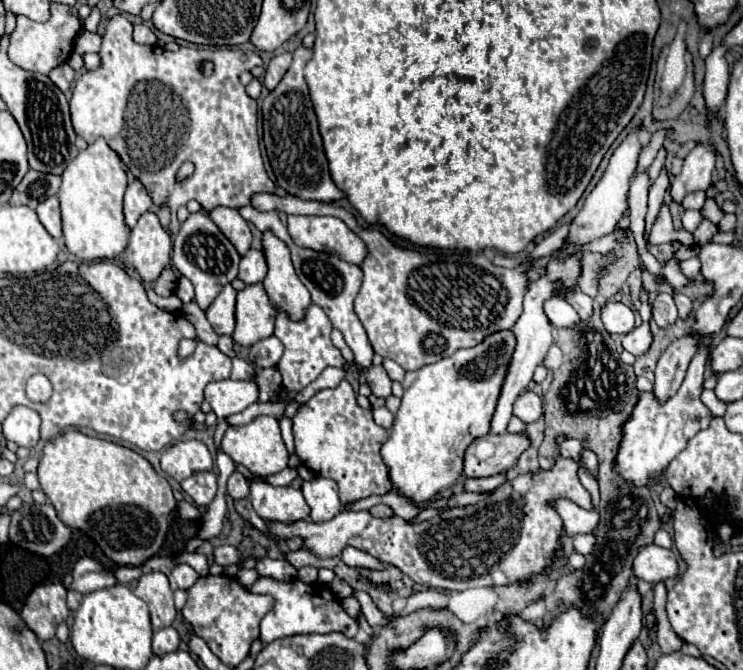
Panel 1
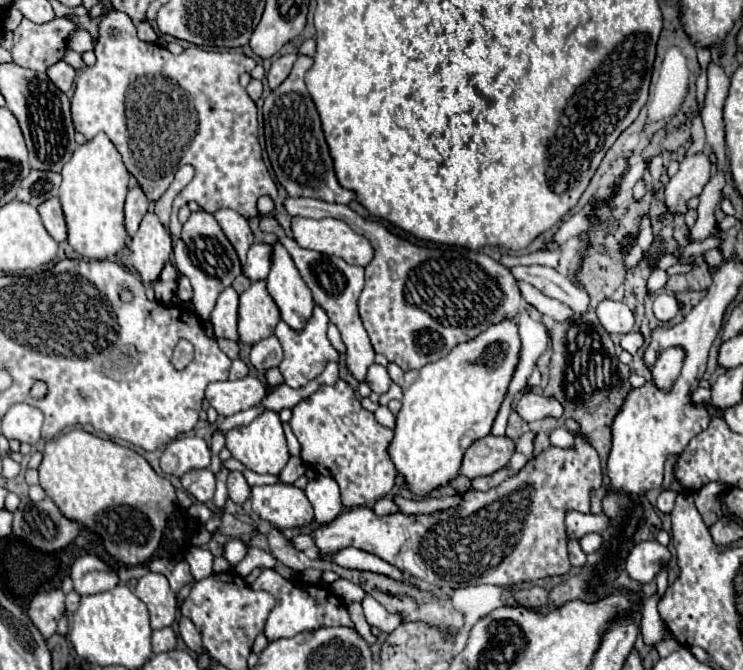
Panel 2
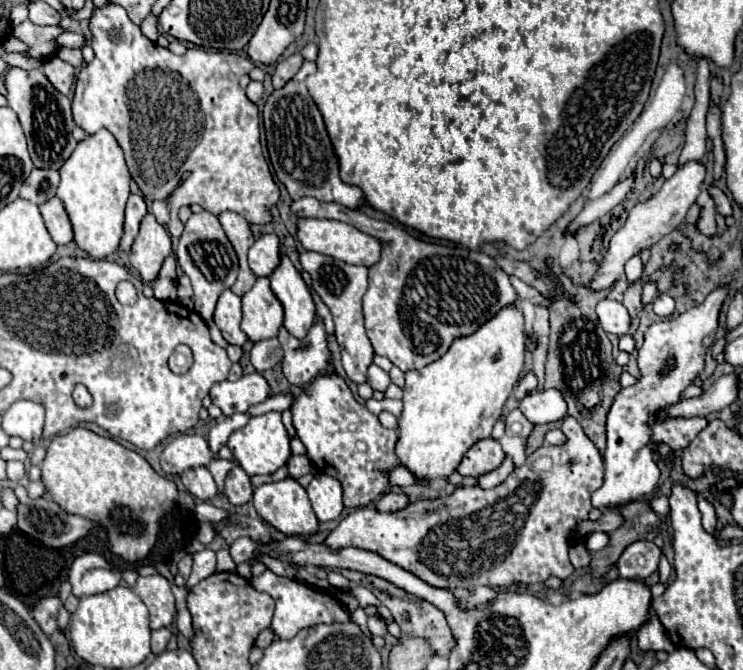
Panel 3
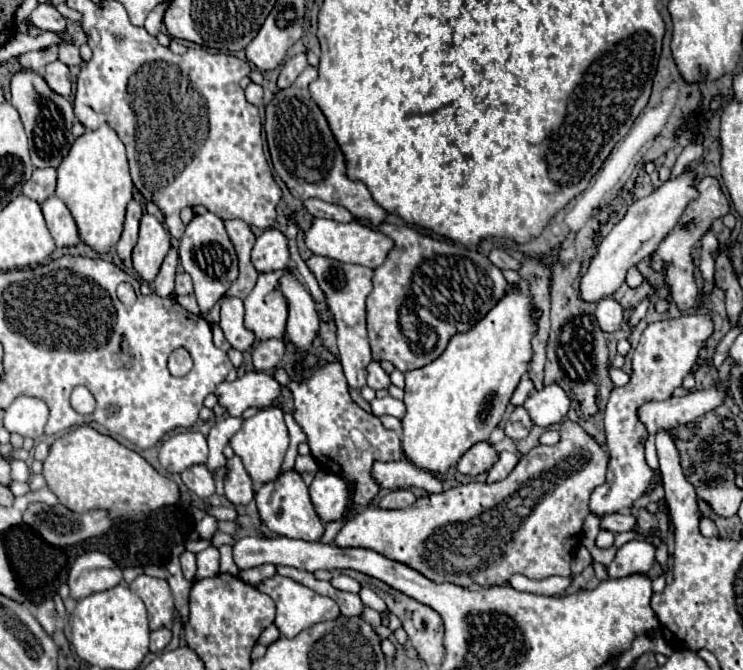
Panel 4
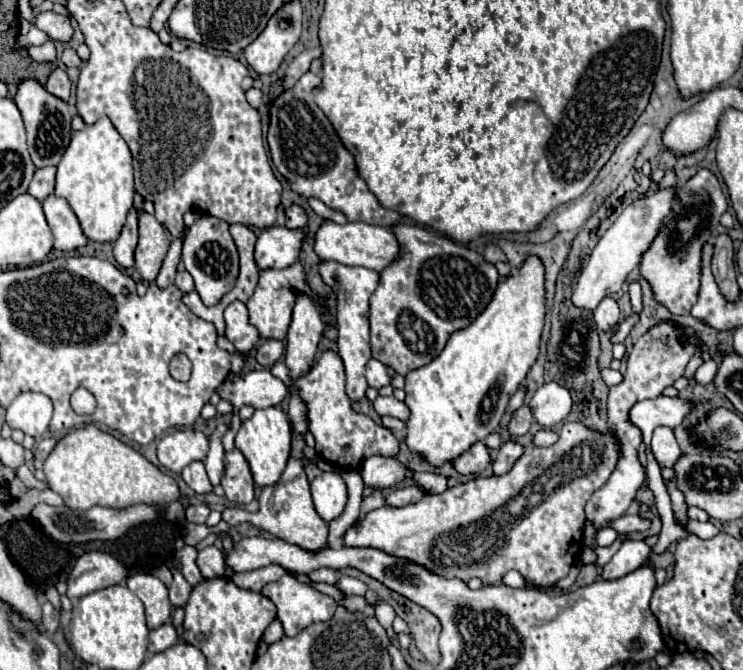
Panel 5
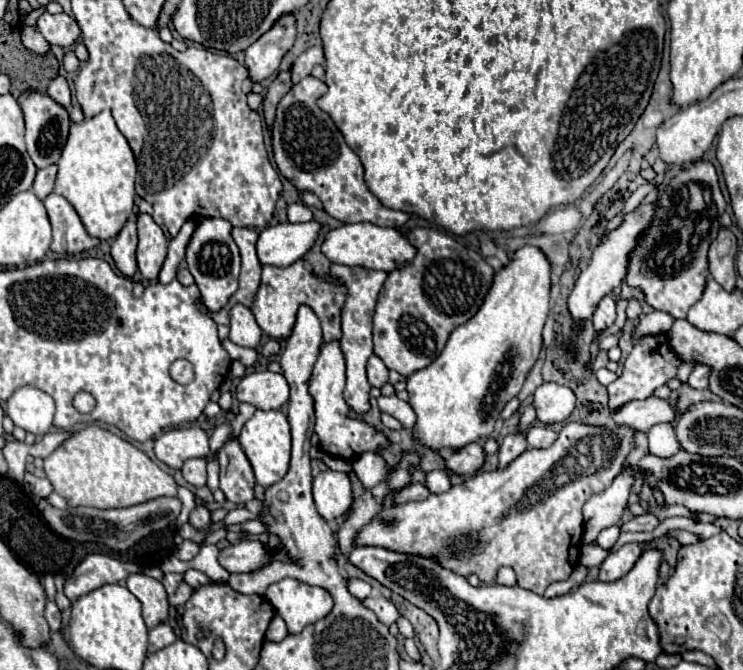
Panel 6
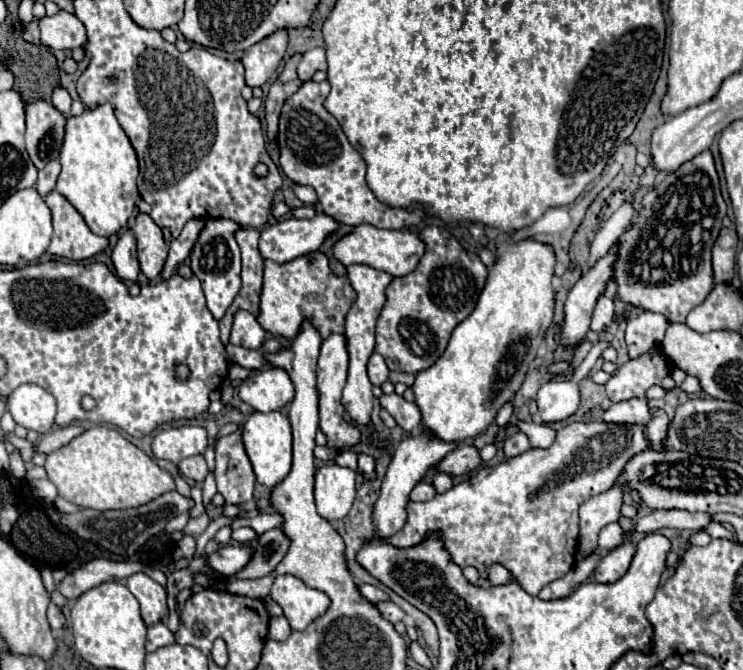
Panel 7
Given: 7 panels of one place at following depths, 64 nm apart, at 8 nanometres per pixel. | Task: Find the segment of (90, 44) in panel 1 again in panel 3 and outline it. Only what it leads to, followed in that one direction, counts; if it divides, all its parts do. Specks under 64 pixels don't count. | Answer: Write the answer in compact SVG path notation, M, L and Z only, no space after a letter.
M64 32L60 38L58 38L58 46L68 46L68 48L82 48L86 44L84 36L76 34L76 32Z

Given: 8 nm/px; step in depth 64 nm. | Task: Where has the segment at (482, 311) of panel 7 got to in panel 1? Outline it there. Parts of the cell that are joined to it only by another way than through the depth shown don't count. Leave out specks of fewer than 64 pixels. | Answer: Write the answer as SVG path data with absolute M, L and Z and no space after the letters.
M502 330L502 334L492 334L480 346L474 346L470 350L458 350L450 358L442 358L442 362L428 364L416 372L406 372L406 378L402 382L402 404L394 416L390 436L380 450L380 456L388 468L392 490L396 490L400 496L408 498L414 504L426 504L438 492L454 486L454 482L462 476L466 448L476 438L490 432L494 402L498 402L498 390L502 388L502 378L506 376L506 362L510 362L512 352L514 334L510 330Z

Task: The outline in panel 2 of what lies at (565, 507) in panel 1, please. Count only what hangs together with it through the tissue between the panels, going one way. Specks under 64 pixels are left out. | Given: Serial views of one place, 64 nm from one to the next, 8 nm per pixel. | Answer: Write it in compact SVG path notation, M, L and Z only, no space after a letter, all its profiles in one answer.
M576 510L566 512L566 534L570 540L578 540L590 532L602 532L606 528L604 514L582 514Z

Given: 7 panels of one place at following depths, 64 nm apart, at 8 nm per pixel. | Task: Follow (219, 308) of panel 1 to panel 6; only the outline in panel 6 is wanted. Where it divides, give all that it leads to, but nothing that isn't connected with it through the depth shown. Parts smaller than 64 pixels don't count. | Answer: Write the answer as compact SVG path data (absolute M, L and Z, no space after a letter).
M236 304L236 306L232 306L228 316L230 316L230 336L228 338L238 346L258 348L258 344L262 340L262 330L254 322L250 308Z

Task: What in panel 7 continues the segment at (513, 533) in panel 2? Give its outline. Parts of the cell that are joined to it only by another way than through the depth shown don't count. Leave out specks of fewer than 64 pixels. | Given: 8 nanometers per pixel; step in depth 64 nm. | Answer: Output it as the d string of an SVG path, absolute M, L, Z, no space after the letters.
M572 422L572 424L564 426L564 428L558 432L554 444L552 444L550 448L546 448L546 450L542 450L542 448L530 448L530 450L526 450L526 452L522 452L522 454L518 454L518 456L514 456L514 458L510 458L510 460L504 460L504 462L498 464L496 468L492 468L492 466L480 468L480 470L478 470L476 474L472 474L468 480L456 484L454 488L450 488L450 490L444 492L444 494L436 494L432 500L426 500L426 502L408 502L408 504L406 504L406 514L408 514L408 518L406 518L404 528L398 530L398 532L396 532L394 536L390 536L390 538L380 538L380 536L376 536L376 538L378 538L380 542L392 544L392 546L396 546L396 548L412 548L412 546L424 542L426 536L428 536L428 532L440 532L440 540L442 540L444 548L448 550L448 554L450 554L450 558L452 558L452 562L454 562L456 566L460 566L460 568L474 566L474 568L480 572L480 578L488 578L488 568L490 568L492 564L502 564L502 566L506 566L506 568L514 574L516 582L518 582L528 594L538 596L538 592L540 592L546 584L550 584L550 582L562 578L562 576L568 574L568 572L572 570L572 566L576 564L578 508L580 508L580 504L586 502L588 498L596 496L596 494L606 492L610 486L614 486L614 482L616 482L620 470L624 468L624 464L626 464L634 454L638 454L638 452L650 448L650 442L644 438L644 432L642 432L642 430L644 430L642 426L634 426L634 424L606 424L606 422L584 424L584 422Z

